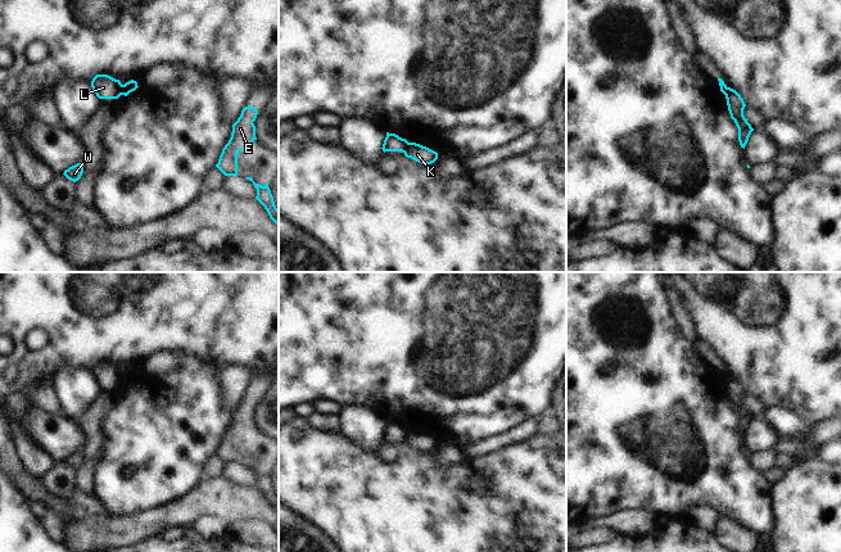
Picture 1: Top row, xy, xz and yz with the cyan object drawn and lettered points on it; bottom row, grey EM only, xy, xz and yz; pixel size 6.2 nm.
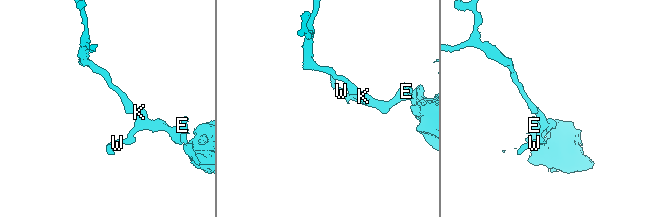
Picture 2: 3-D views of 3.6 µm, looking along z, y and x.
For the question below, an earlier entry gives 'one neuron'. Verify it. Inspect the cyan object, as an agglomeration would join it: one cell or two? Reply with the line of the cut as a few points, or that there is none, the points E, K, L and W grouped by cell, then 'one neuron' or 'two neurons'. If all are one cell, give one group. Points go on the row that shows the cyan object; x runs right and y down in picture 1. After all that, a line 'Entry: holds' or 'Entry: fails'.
cut in xy along (123, 85), (120, 94); E K W / L; two neurons
Entry: fails

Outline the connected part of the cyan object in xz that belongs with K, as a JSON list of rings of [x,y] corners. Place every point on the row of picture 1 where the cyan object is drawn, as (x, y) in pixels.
[[[408,142],[404,155],[421,164],[431,164],[438,159],[438,153],[416,142]]]

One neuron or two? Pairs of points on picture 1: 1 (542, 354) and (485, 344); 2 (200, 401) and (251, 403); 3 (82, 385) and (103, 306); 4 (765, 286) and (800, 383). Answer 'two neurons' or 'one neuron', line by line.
1: one neuron
2: two neurons
3: two neurons
4: one neuron

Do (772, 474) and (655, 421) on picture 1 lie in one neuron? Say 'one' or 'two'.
two

